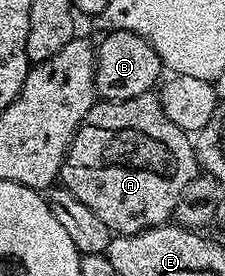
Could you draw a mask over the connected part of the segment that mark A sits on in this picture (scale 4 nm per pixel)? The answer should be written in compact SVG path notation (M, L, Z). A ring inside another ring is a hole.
M149 92L121 102L103 100L93 102L92 107L86 112L83 125L76 131L72 137L72 142L68 145L68 156L60 169L59 181L62 183L63 189L69 190L74 196L78 196L78 200L82 200L82 204L86 204L86 208L90 208L90 212L94 212L94 216L98 216L98 220L102 220L102 224L106 224L106 228L111 230L113 235L119 236L121 234L137 234L155 226L165 225L171 219L168 217L172 213L177 213L177 206L184 194L184 189L191 181L195 180L197 175L198 163L193 139L182 128L178 128L178 124L174 124L174 120L170 120L170 116L166 116L159 97L155 93Z

